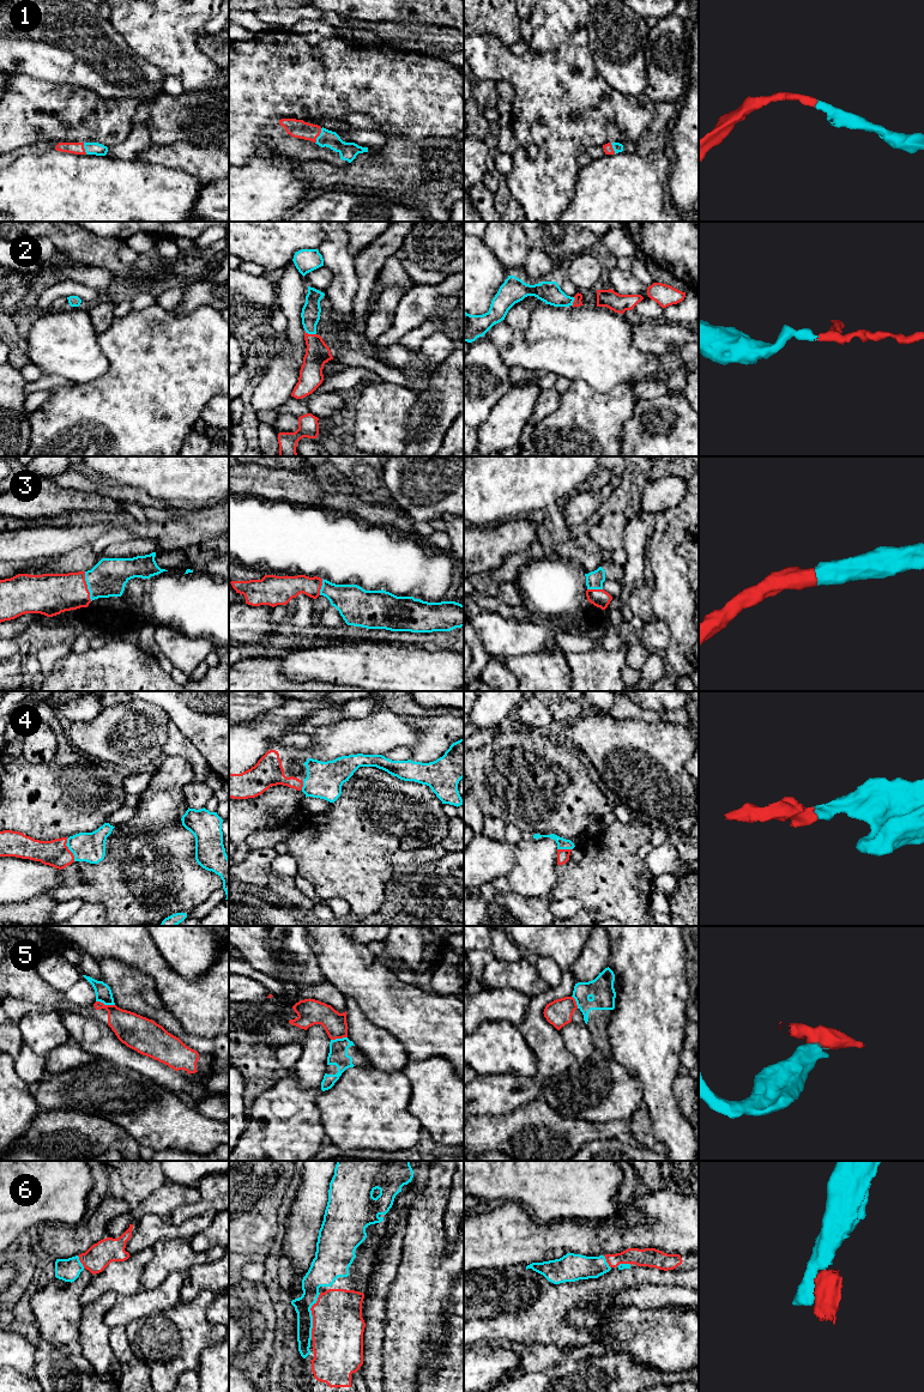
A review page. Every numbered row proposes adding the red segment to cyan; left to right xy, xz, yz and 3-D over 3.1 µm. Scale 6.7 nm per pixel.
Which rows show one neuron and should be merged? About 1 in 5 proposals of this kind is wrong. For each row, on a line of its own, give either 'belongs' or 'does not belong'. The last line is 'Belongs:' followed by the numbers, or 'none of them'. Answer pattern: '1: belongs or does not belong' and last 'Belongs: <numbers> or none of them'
1: belongs
2: belongs
3: belongs
4: belongs
5: does not belong
6: belongs
Belongs: 1, 2, 3, 4, 6

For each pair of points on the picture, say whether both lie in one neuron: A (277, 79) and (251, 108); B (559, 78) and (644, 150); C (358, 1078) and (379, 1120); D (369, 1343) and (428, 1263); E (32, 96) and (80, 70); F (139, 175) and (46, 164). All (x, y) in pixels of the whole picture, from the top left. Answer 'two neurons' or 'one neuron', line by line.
A: one neuron
B: two neurons
C: one neuron
D: two neurons
E: two neurons
F: one neuron

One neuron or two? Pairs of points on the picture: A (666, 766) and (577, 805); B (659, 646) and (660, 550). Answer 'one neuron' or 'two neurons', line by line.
A: two neurons
B: two neurons

